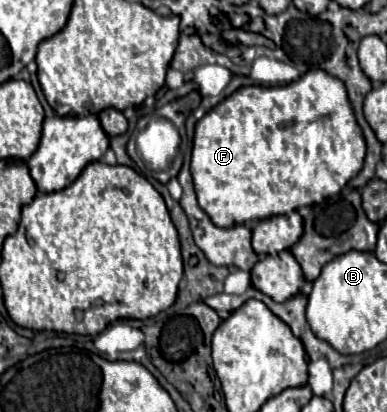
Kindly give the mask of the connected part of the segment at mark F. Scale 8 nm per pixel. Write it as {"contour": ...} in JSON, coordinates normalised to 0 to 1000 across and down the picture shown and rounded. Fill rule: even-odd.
{"contour":[[[806,167],[744,206],[625,211],[537,269],[506,299],[491,415],[517,507],[558,551],[599,551],[724,517],[755,517],[770,502],[827,493],[868,473],[930,420],[941,376],[946,347],[889,201],[832,167]]]}

